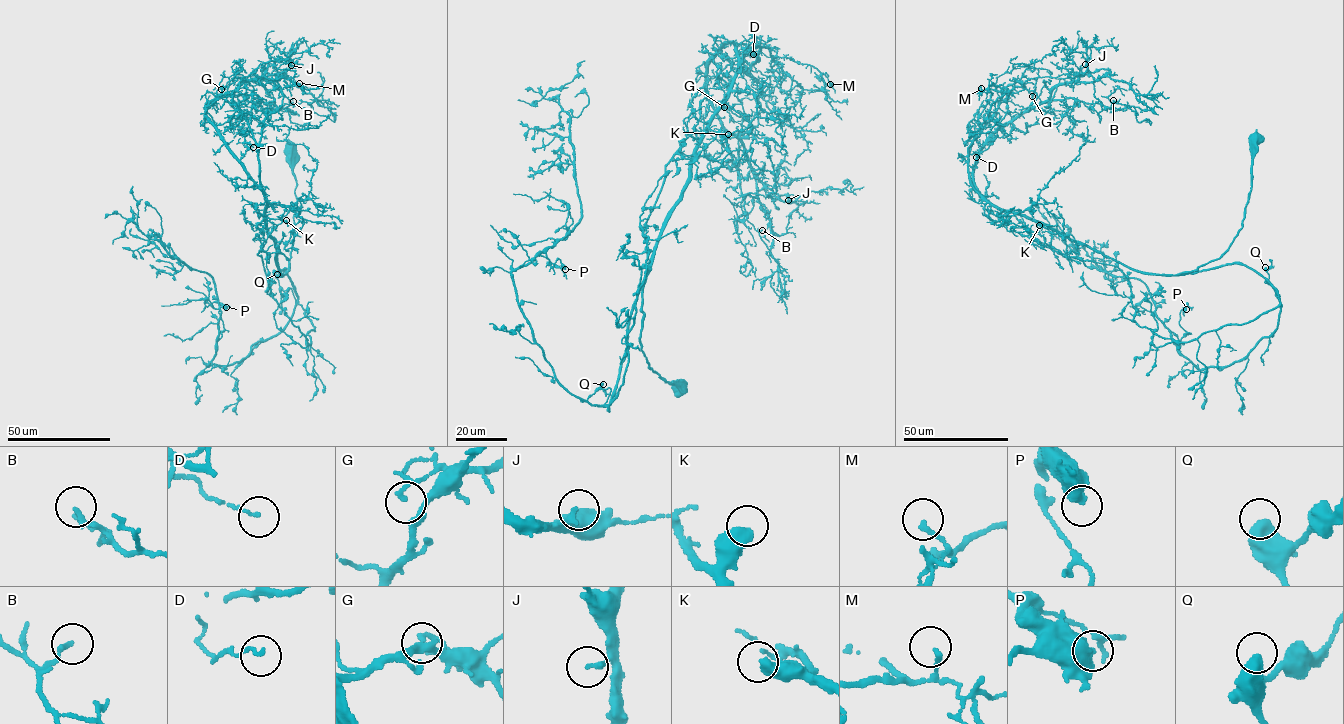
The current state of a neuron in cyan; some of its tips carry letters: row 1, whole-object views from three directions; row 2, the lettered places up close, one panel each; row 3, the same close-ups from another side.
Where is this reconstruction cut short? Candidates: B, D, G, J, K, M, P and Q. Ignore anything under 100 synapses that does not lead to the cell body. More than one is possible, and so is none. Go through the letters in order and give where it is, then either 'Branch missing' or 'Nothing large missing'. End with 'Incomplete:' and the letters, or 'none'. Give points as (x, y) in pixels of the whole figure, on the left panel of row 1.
B: Place: (293, 101). Nothing large missing
D: Place: (253, 147). Nothing large missing
G: Place: (221, 89). Nothing large missing
J: Place: (291, 65). Nothing large missing
K: Place: (286, 220). Nothing large missing
M: Place: (299, 83). Nothing large missing
P: Place: (226, 307). Nothing large missing
Q: Place: (277, 274). Nothing large missing
Incomplete: none

